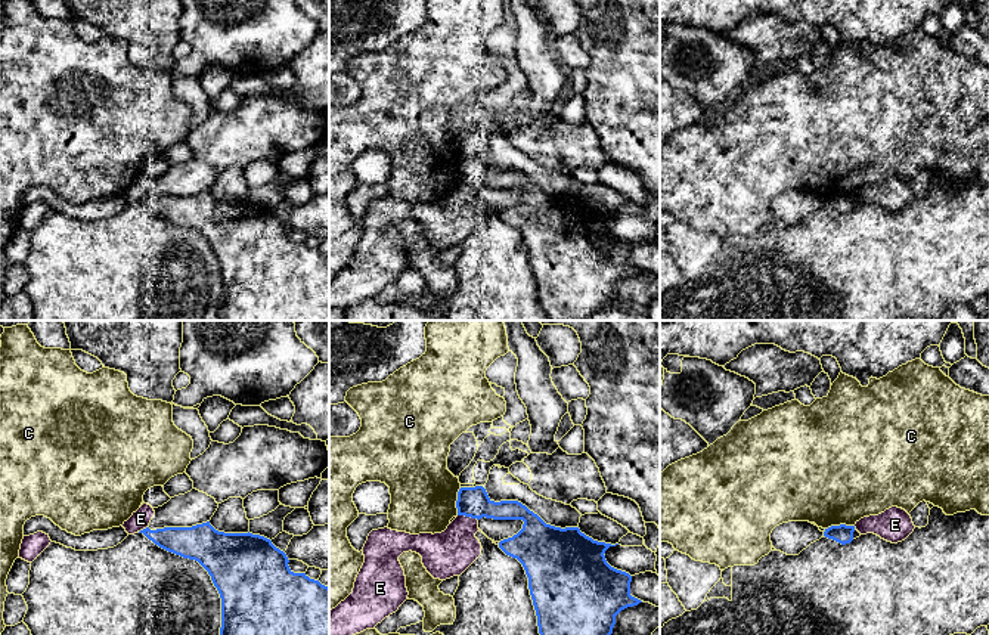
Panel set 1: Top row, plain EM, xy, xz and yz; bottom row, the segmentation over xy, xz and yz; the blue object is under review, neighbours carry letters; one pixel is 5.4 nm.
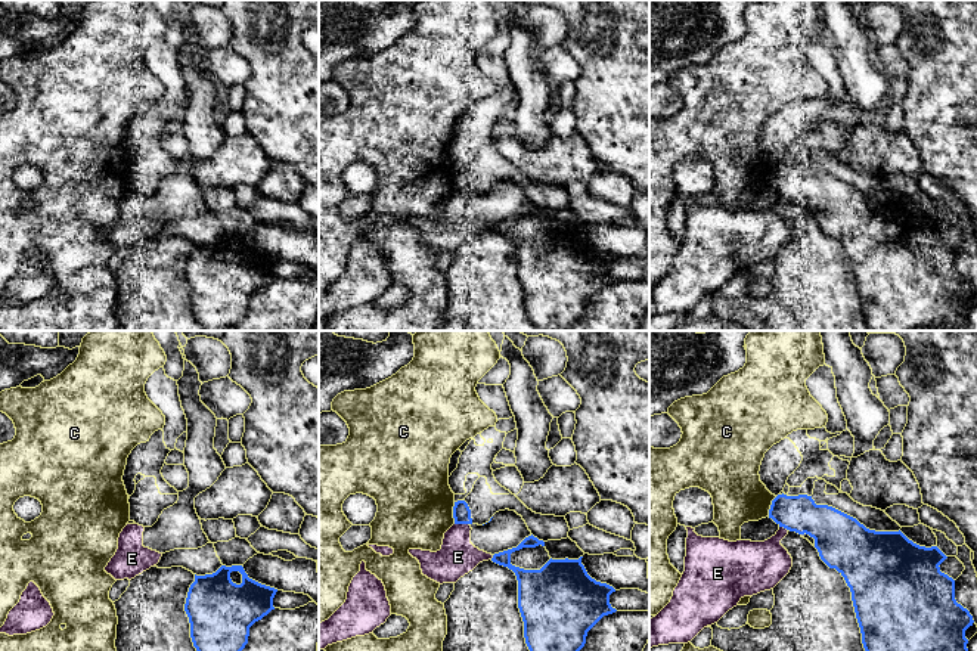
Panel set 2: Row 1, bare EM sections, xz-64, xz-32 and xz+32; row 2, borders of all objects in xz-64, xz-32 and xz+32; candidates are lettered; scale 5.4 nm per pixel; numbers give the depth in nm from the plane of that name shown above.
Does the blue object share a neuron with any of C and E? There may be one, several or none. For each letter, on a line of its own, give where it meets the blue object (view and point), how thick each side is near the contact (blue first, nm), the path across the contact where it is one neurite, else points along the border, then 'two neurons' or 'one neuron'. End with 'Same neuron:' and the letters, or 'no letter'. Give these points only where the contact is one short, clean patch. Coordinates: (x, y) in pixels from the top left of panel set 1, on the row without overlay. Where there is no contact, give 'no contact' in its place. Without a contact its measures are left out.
C: yz (840, 194) | 100/500 nm | two neurons
E: xz (468, 185) | 170/240 nm | two neurons
Same neuron: no letter

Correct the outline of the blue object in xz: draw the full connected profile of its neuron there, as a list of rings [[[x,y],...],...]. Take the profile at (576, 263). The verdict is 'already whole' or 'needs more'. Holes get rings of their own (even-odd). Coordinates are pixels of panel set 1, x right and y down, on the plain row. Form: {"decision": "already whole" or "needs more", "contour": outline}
{"decision": "already whole", "contour": [[[483,155],[461,157],[456,170],[458,185],[471,188],[523,189],[523,198],[499,211],[499,217],[517,227],[528,247],[528,258],[537,285],[539,303],[549,320],[585,320],[589,315],[608,307],[616,285],[642,272],[630,264],[632,245],[611,236],[605,220],[616,216],[593,210],[579,196],[555,196],[518,170],[494,171]]]}

